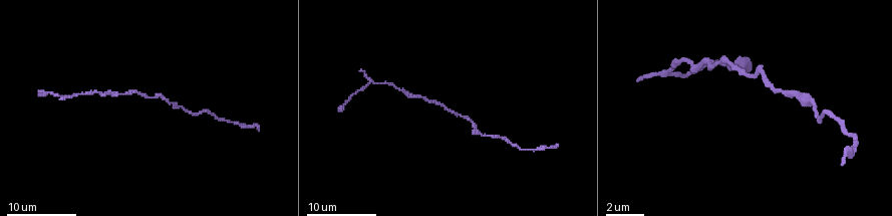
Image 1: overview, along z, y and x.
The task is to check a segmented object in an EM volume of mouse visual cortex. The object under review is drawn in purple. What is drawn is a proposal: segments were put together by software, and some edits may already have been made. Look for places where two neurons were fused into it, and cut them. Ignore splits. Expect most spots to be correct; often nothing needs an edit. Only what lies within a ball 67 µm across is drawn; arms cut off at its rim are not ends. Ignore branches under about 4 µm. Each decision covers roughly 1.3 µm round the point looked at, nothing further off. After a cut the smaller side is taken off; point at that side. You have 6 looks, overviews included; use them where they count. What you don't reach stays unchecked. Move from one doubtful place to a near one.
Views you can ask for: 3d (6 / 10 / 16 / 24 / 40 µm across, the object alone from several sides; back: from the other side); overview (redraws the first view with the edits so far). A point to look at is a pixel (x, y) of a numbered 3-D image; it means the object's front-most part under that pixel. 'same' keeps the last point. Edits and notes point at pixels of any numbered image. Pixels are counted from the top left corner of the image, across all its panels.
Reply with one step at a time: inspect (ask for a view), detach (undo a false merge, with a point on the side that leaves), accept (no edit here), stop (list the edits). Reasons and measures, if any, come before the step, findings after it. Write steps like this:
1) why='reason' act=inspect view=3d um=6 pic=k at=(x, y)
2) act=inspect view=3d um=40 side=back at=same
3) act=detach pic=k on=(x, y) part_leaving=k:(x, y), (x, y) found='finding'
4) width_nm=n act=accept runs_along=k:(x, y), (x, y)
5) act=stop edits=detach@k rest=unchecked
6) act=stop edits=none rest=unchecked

why='calibre changes' act=inspect view=3d um=6 pic=1 at=(507, 138)

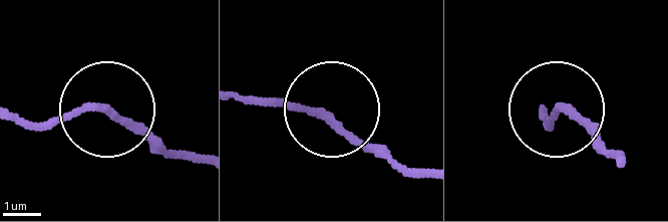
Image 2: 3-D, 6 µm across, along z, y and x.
act=accept runs_along=2:(14, 115), (62, 121), (109, 112), (174, 156) found='one neuron here'

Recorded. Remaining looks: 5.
why='sudden change in width' act=inspect view=3d um=16 pic=1 at=(776, 92)

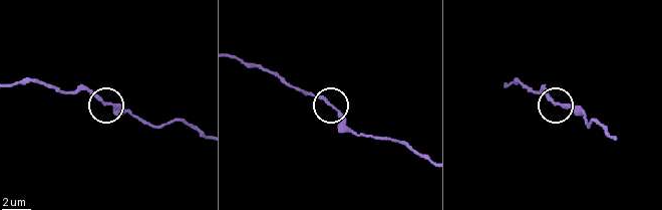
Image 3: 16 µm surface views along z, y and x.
act=inspect view=3d um=6 pic=3 at=(557, 102)

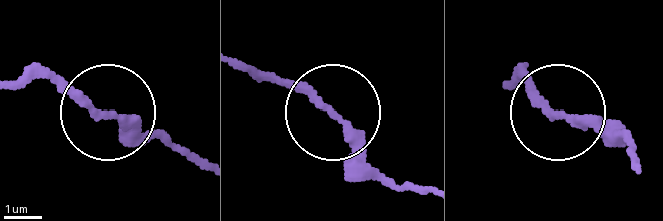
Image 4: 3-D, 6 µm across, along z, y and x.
act=accept runs_along=4:(237, 59), (313, 94), (387, 178) found='one neuron here'

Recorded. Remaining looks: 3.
why='thin neck' act=inspect view=3d um=10 pic=1 at=(379, 83)

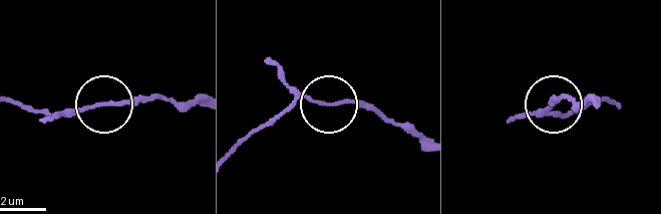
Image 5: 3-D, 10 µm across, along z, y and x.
width_nm=130 act=accept runs_along=5:(598, 104), (558, 98), (546, 110), (531, 110) found='one neuron here'

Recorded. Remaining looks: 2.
act=stop edits=none rest=unchecked

